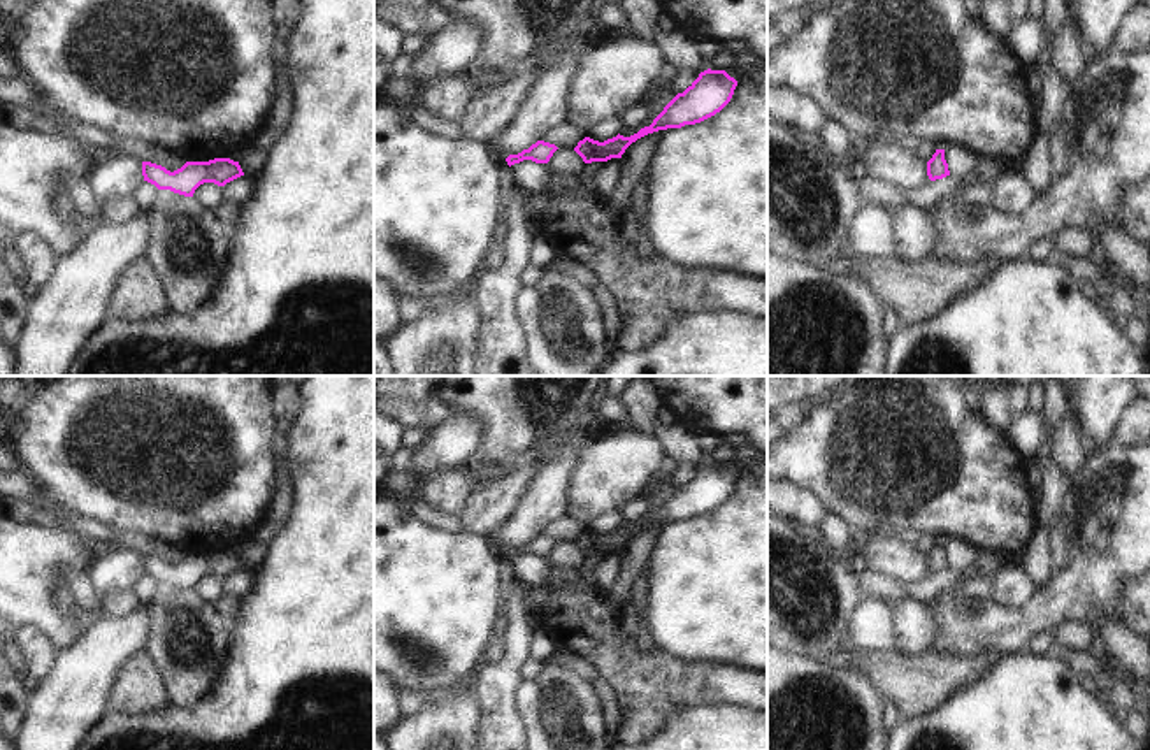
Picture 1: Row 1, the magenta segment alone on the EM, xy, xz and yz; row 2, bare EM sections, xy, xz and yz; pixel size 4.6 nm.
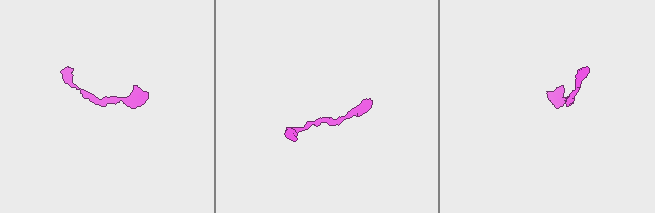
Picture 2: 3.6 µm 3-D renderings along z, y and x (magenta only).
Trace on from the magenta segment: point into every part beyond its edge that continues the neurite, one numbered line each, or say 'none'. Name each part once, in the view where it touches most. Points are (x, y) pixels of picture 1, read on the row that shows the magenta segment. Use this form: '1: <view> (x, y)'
none.

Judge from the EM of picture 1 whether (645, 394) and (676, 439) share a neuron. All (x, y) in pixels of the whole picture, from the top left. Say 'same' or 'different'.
same

